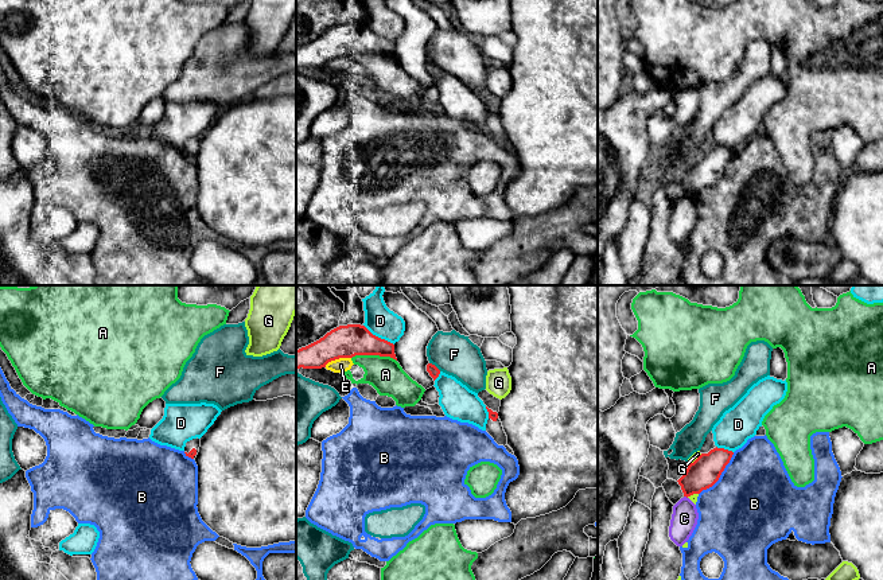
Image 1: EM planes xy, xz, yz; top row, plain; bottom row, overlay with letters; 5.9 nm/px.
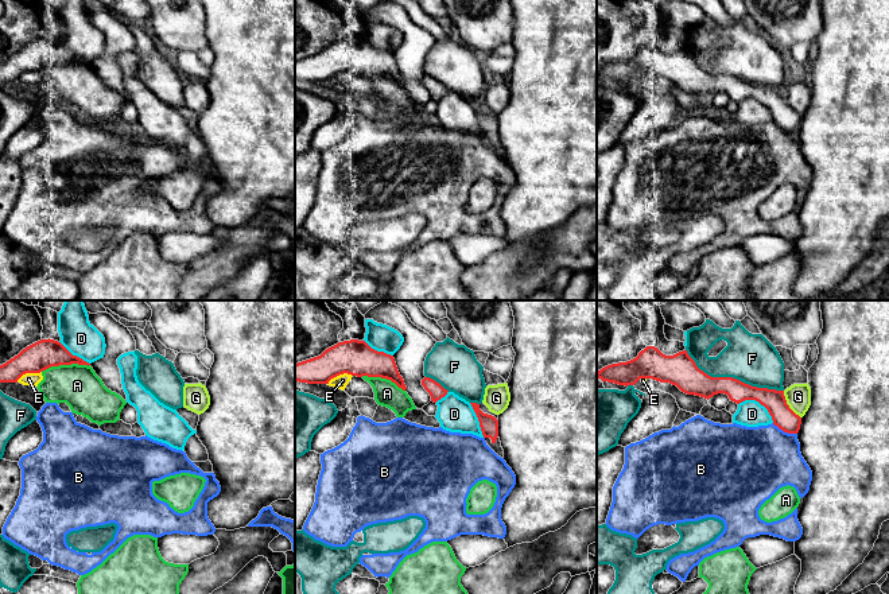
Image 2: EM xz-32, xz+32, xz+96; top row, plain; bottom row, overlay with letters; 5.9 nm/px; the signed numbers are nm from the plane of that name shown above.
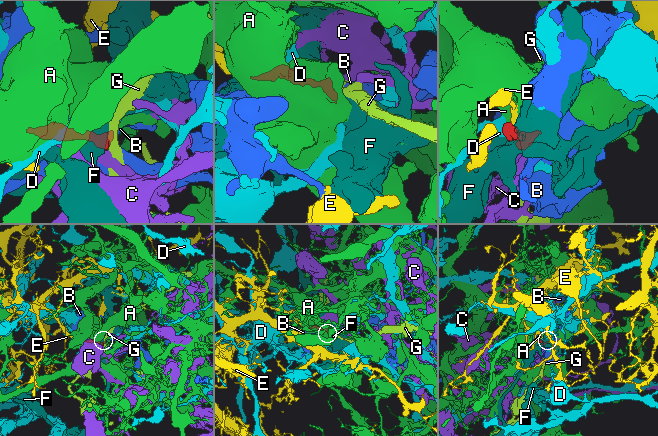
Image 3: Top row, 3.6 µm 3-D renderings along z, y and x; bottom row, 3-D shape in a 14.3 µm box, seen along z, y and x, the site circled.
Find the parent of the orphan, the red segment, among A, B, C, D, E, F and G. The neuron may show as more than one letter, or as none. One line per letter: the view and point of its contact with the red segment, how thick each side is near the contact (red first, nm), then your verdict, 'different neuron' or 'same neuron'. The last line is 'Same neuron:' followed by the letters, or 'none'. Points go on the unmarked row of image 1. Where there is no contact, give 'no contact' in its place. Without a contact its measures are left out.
A: xz (374, 53) | 190/200 nm | different neuron
B: yz (720, 172) | 180/480 nm | different neuron
C: yz (685, 194) | 180/160 nm | different neuron
D: xz (377, 35) | 190/180 nm | different neuron
E: xz (337, 57) | 190/90 nm | different neuron
F: xz (434, 63) | 70/260 nm | different neuron
G: yz (696, 158) | 180/40 nm | different neuron
Same neuron: none

